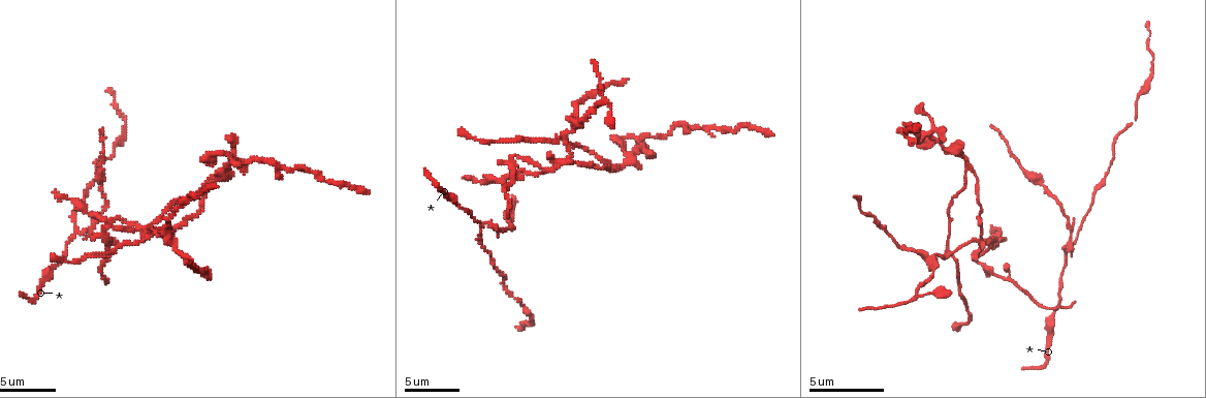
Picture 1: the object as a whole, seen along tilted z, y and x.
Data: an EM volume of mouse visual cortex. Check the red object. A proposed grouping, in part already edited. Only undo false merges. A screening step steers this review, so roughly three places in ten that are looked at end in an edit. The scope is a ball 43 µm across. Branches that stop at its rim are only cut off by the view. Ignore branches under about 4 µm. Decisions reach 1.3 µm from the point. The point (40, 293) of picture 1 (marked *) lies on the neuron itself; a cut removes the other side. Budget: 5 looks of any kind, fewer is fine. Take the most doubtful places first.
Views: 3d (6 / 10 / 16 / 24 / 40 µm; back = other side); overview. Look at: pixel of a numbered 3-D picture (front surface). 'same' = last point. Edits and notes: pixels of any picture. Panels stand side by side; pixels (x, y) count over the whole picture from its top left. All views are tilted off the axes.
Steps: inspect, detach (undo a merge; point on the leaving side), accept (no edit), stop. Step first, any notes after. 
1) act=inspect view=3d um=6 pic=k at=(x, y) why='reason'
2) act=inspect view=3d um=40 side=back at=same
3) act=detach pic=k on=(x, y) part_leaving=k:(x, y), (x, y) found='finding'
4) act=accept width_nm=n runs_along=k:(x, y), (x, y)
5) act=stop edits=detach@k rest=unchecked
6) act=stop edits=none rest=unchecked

act=inspect view=3d um=10 pic=1 at=(485, 222) why='four-way junction'

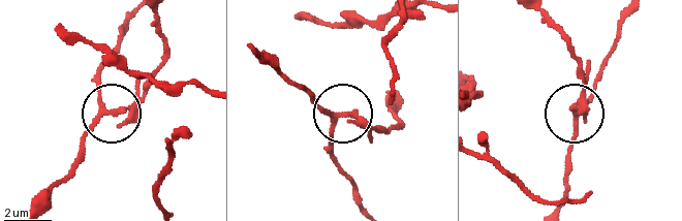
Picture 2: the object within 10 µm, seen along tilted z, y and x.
act=detach pic=2 on=(141, 101) arms=4 found='two neurons meet here'

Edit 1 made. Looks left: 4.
act=inspect view=3d um=10 pic=1 at=(974, 171) why='sudden change in width'

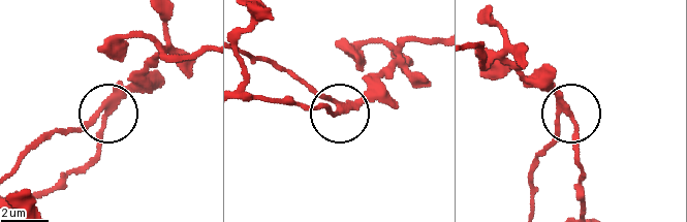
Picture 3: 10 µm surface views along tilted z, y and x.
act=inspect view=3d um=6 pic=3 at=(109, 112) why='closer look'

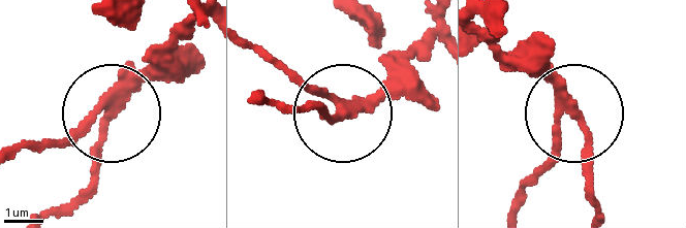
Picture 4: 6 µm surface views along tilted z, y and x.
act=detach pic=4 on=(173, 62) width_nm=210 part_leaving=4:(126, 89), (95, 170), (50, 212) found='two neurons meet here'

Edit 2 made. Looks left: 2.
act=stop edits=detach@2,detach@4 rest=unchecked

